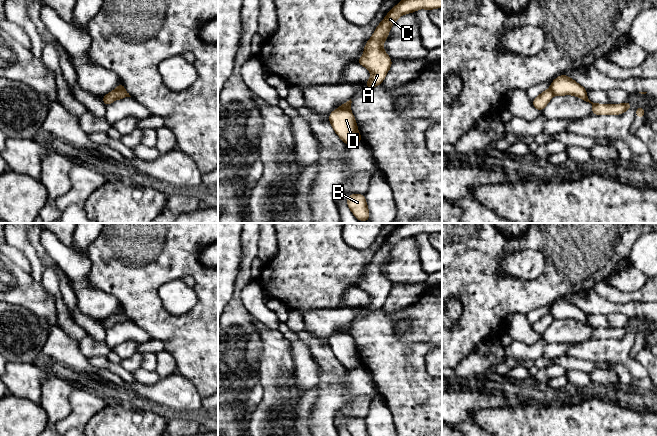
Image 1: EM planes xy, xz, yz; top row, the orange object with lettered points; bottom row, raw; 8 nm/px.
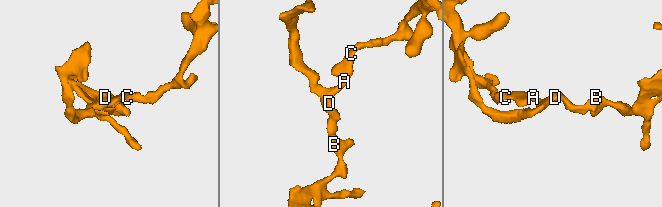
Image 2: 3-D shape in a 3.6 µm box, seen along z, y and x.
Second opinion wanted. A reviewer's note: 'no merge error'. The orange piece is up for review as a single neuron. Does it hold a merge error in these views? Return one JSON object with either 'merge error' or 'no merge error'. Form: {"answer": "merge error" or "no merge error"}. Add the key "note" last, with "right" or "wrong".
{"answer": "merge error", "note": "wrong"}

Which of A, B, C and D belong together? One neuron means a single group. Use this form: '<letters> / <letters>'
A C / B D

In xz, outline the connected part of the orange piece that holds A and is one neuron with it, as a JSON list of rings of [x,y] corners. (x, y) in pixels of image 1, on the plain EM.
[[[403,223],[377,249],[372,261],[365,268],[363,280],[357,284],[358,288],[366,291],[371,297],[370,303],[365,307],[367,312],[381,309],[390,294],[392,284],[382,268],[386,265],[393,247],[402,239],[414,237],[421,232],[428,235],[442,232],[442,223]]]

